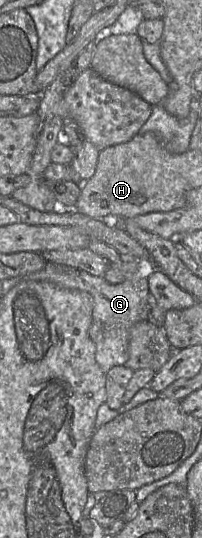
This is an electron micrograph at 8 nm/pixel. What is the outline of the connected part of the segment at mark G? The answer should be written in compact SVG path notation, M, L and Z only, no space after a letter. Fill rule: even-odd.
M47 263L42 270L22 277L22 279L48 282L62 288L79 289L90 293L94 300L90 335L96 343L98 364L105 373L114 366L126 364L129 359L130 330L136 323L148 320L146 298L150 292L147 278L141 278L135 283L125 280L119 284L111 284L104 276L97 276L65 265Z

